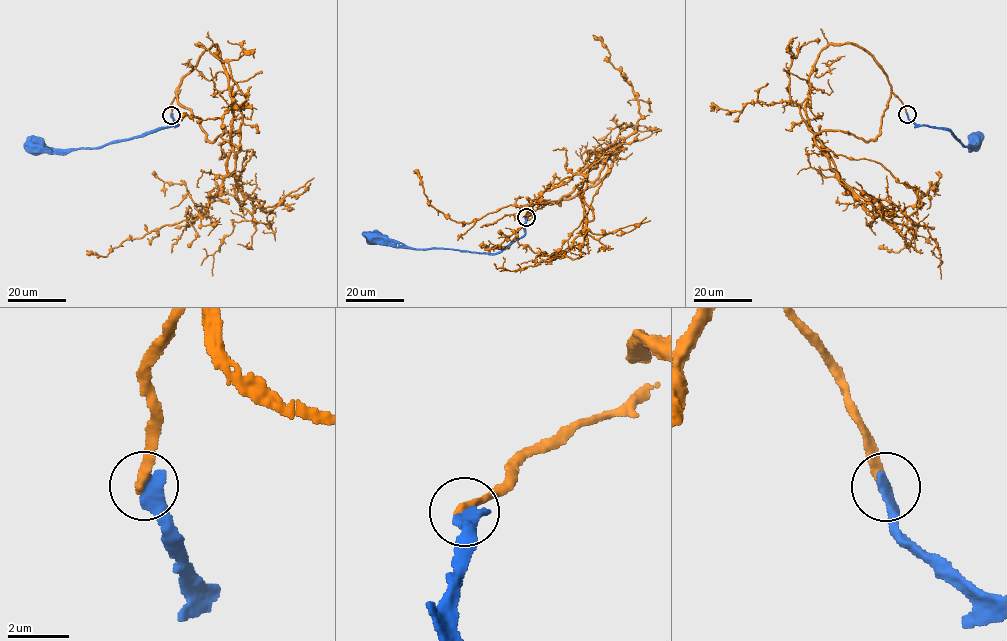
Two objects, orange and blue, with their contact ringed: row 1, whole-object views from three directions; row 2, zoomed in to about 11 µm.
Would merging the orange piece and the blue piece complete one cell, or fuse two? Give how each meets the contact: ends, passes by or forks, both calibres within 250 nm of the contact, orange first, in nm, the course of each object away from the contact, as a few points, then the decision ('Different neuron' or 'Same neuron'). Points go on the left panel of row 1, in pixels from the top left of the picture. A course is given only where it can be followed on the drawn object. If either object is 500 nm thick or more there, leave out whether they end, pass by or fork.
At the ring orange ends. At the ring blue ends. Thickness 240 nm (orange) against 400 nm. Course of orange: (171, 115), (178, 91), (208, 141), (237, 132), (223, 187), (195, 220), (127, 238), (105, 256), (86, 250). Course of blue: (171, 115), (178, 124), (103, 146), (44, 149), (39, 146). Different neuron

